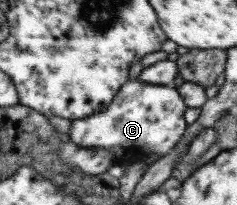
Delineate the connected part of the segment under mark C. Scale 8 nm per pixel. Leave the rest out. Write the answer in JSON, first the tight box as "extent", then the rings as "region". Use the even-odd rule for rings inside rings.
{"extent":[68,79,187,165],"region":[[[138,79],[123,83],[115,97],[100,113],[94,113],[86,118],[70,122],[68,136],[70,142],[81,148],[102,148],[108,150],[114,164],[129,165],[147,157],[161,158],[166,155],[178,143],[187,125],[183,119],[184,105],[180,94],[172,85],[152,85]]]}

